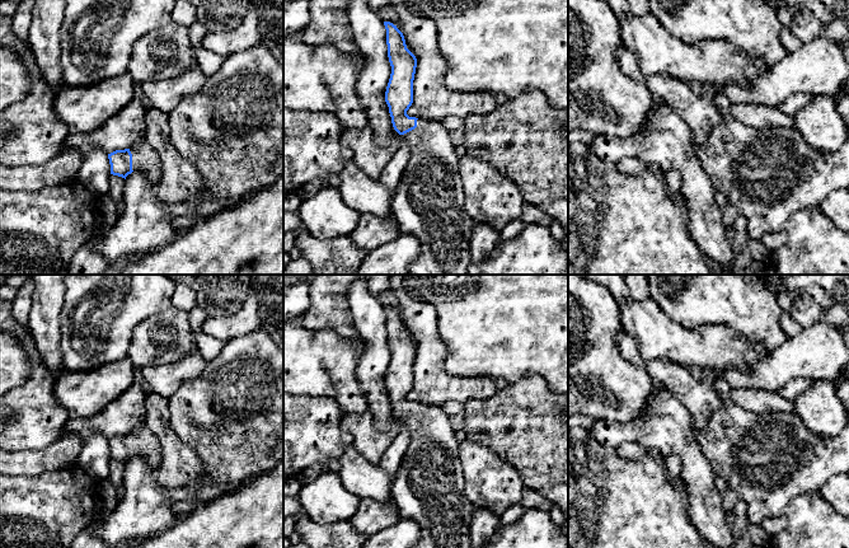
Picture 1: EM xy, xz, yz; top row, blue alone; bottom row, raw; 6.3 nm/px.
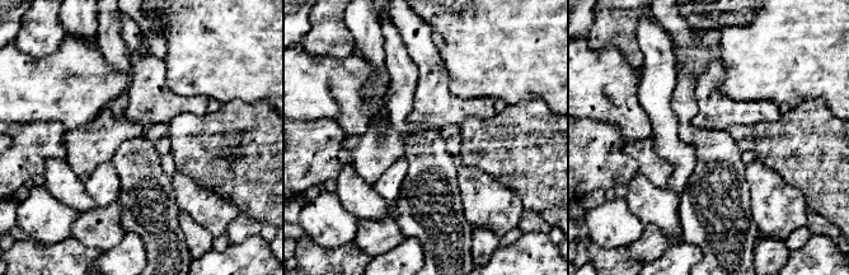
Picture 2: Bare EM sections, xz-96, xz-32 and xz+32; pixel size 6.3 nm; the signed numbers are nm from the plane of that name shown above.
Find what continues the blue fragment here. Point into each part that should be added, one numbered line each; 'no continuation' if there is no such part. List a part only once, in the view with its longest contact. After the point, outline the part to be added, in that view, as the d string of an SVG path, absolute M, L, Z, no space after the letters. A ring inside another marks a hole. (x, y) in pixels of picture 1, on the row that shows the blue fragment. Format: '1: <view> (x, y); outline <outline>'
1: xy (145, 159); outline M144 139L131 145L132 170L142 173L155 186L161 178L161 160L158 151Z

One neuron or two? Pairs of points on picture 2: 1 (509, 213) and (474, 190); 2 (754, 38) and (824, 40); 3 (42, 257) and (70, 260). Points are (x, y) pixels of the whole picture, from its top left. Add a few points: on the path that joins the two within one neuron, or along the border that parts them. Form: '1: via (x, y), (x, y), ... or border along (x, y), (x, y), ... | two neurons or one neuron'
1: via (500, 209), (492, 206), (483, 197) | one neuron
2: via (772, 38), (806, 38) | one neuron
3: via (48, 260), (64, 260) | one neuron

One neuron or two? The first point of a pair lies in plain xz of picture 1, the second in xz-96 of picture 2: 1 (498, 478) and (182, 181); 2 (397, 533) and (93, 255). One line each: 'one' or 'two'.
1: one
2: two

